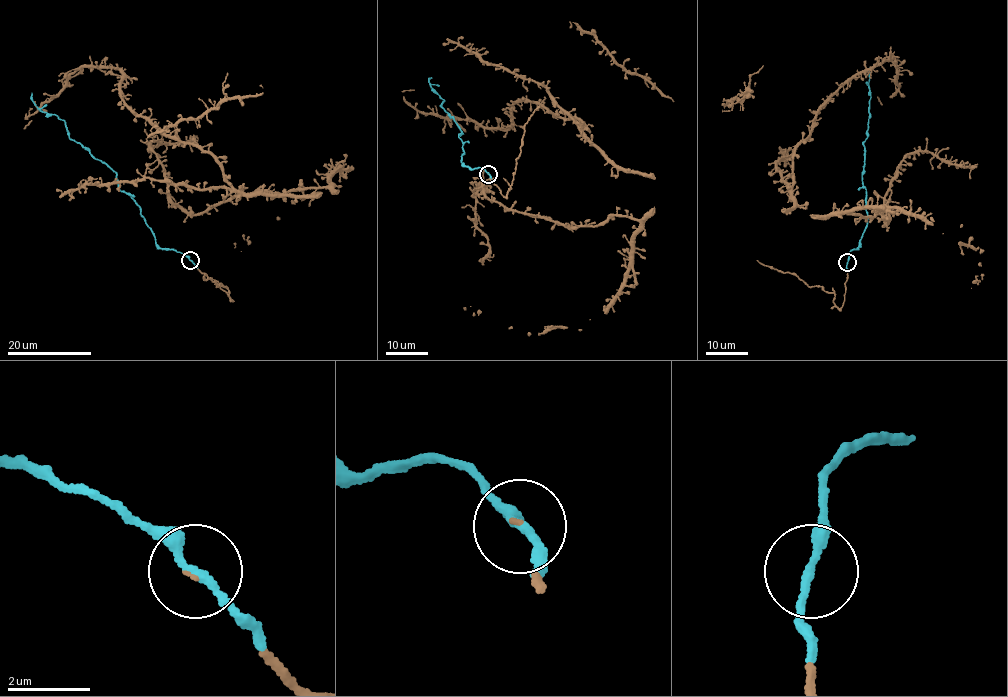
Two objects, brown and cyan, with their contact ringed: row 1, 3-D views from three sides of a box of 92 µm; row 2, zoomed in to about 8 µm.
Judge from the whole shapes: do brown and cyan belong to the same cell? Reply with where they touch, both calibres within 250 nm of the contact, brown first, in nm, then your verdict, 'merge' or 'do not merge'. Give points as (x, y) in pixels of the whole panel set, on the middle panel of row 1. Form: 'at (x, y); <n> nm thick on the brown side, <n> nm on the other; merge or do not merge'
at (488, 174); 40 nm thick on the brown side, 190 nm on the other; merge

